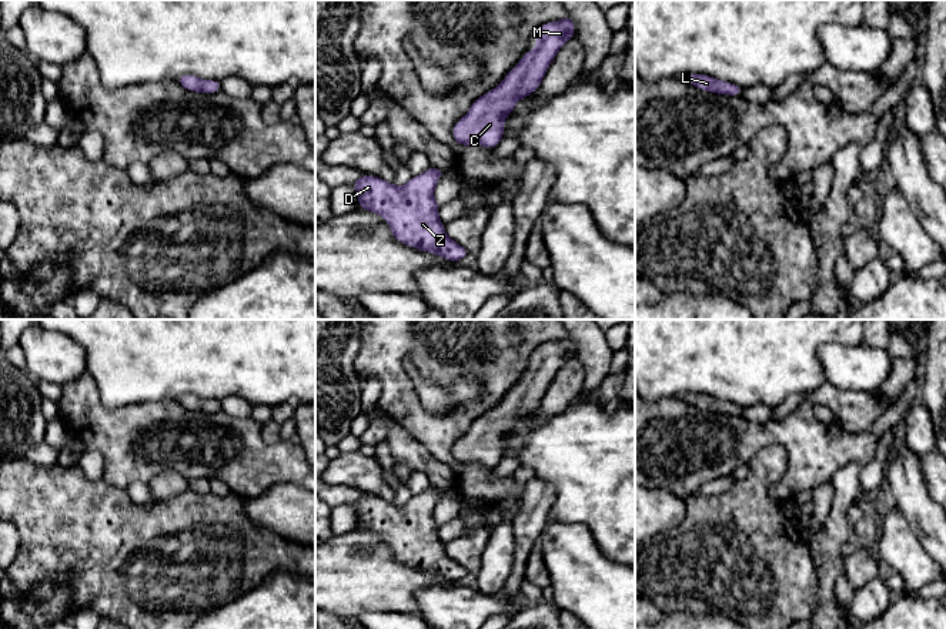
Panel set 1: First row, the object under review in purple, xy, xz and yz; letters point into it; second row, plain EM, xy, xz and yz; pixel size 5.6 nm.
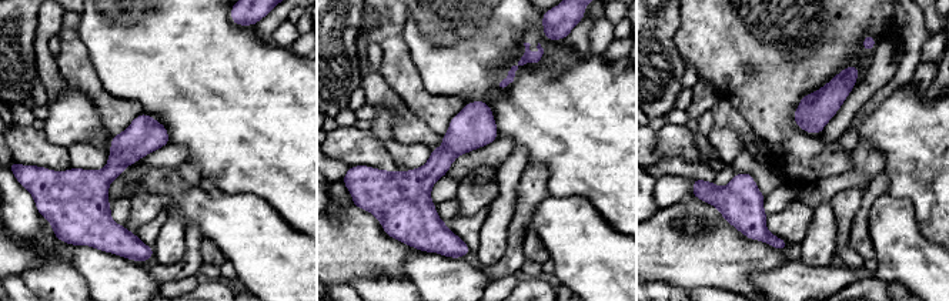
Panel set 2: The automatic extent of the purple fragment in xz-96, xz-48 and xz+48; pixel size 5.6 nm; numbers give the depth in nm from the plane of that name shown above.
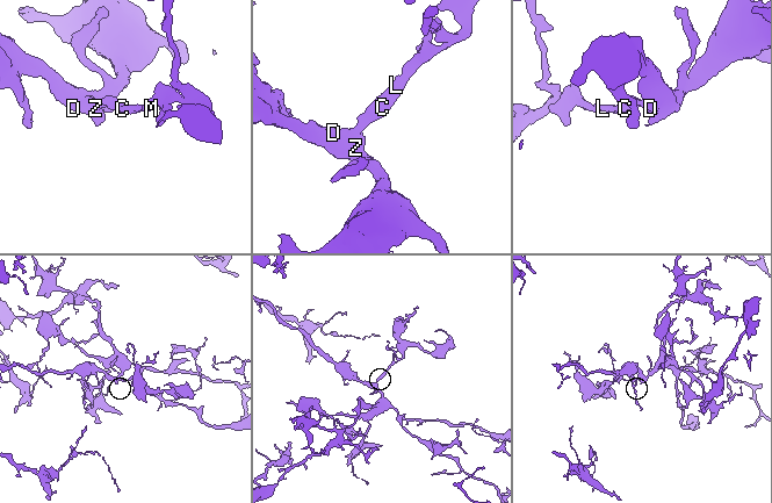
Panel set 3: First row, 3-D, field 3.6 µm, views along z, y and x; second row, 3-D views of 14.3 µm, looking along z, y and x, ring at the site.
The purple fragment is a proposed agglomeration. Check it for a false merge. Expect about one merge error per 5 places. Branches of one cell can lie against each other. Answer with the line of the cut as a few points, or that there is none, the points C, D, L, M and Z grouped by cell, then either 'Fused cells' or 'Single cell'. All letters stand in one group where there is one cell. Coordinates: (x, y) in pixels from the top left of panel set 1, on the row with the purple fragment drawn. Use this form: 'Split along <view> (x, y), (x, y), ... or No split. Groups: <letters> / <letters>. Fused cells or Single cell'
No split. Groups: C D L M Z. Single cell

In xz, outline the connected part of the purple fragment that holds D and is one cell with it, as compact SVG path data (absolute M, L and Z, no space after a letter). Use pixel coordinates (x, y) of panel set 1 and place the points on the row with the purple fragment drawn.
M431 165L402 187L365 174L351 185L357 191L358 208L380 214L397 241L457 262L469 252L447 235L438 215L434 191L444 173Z

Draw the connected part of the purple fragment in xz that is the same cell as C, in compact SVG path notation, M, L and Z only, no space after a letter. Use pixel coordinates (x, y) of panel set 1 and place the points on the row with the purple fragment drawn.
M571 16L542 24L536 30L536 44L492 90L478 97L468 113L454 124L452 137L459 145L495 148L504 138L505 117L517 103L535 93L559 48L574 37Z

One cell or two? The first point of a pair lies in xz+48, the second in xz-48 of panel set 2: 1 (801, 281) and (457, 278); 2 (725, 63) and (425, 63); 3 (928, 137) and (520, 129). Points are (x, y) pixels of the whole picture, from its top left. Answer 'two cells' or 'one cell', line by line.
1: one cell
2: two cells
3: one cell

